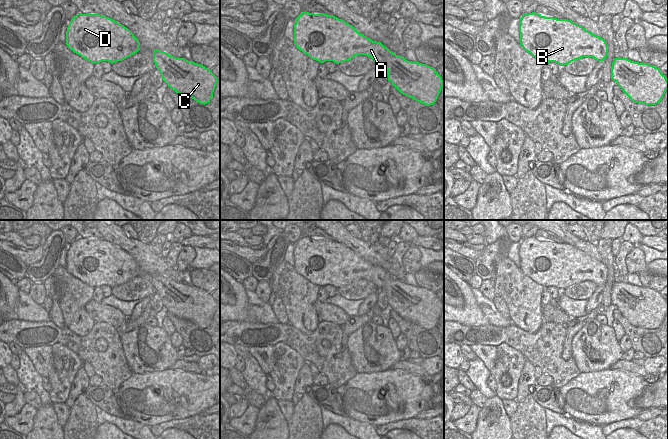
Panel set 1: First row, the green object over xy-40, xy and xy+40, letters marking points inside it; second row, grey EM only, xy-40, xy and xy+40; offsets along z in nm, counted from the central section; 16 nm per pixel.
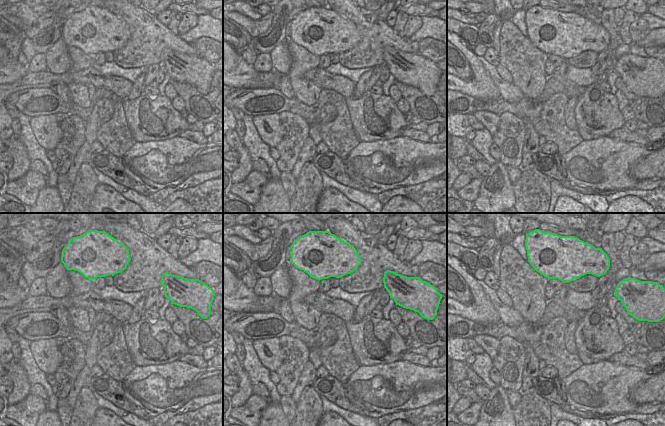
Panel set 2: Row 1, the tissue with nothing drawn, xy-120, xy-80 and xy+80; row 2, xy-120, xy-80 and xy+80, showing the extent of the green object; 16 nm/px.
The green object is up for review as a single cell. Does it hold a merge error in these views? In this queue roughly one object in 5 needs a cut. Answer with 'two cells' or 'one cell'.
one cell

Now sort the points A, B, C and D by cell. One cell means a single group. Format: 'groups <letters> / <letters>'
groups A B C D

